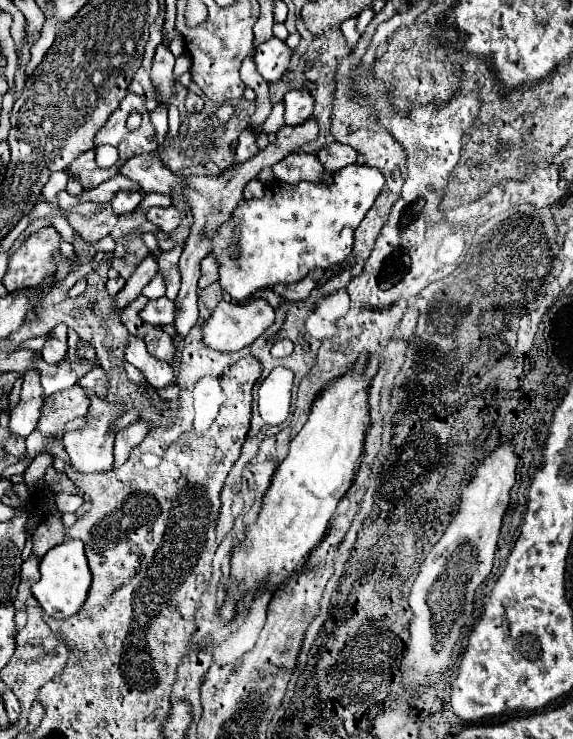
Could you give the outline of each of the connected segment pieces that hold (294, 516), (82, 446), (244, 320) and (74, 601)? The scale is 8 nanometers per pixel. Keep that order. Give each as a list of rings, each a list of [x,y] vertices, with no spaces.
[[[367,366],[357,370],[351,368],[347,374],[335,378],[315,400],[307,422],[291,440],[285,460],[271,478],[255,524],[239,544],[243,550],[233,552],[231,556],[231,574],[225,588],[229,590],[235,582],[243,582],[237,602],[259,586],[283,584],[305,554],[321,542],[339,500],[351,486],[357,460],[363,452],[369,410]]]
[[[99,398],[91,400],[89,414],[93,414],[91,426],[79,432],[69,432],[63,436],[63,446],[69,454],[69,464],[77,474],[95,474],[107,472],[113,464],[113,434],[111,422],[121,414],[119,408],[101,402]]]
[[[253,298],[251,302],[245,302],[243,306],[239,302],[221,300],[215,312],[209,316],[209,320],[203,326],[203,340],[215,350],[237,352],[245,346],[251,346],[273,324],[273,320],[275,320],[275,310],[265,298]]]
[[[67,540],[59,546],[51,548],[41,558],[39,570],[41,570],[41,580],[31,586],[31,592],[37,598],[39,606],[45,610],[45,614],[59,618],[59,620],[65,620],[65,618],[71,618],[73,614],[77,614],[87,600],[91,580],[93,580],[83,542],[81,540]]]

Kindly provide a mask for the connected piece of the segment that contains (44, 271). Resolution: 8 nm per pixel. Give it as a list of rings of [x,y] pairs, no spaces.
[[[45,226],[39,232],[27,236],[9,260],[9,268],[3,276],[3,286],[9,292],[17,292],[23,288],[35,288],[45,278],[53,276],[55,256],[59,252],[63,238],[53,226]]]

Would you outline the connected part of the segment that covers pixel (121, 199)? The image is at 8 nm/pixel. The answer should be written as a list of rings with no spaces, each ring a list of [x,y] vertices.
[[[117,192],[115,198],[111,200],[111,208],[117,216],[123,216],[123,214],[135,212],[141,200],[143,200],[141,192]]]

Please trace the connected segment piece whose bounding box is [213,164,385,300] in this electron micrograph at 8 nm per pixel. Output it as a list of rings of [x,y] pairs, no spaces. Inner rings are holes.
[[[361,164],[345,166],[335,172],[331,186],[321,186],[313,182],[299,182],[289,186],[277,180],[265,184],[265,196],[259,200],[243,200],[233,212],[231,220],[221,226],[221,230],[217,230],[217,234],[213,236],[213,252],[221,262],[219,284],[225,292],[231,294],[231,298],[243,300],[261,288],[271,288],[275,284],[295,284],[301,282],[301,278],[305,278],[311,270],[327,270],[335,264],[341,264],[351,254],[353,234],[367,210],[373,206],[383,184],[385,178],[377,168]],[[233,244],[239,246],[237,260],[233,260],[231,256]]]

